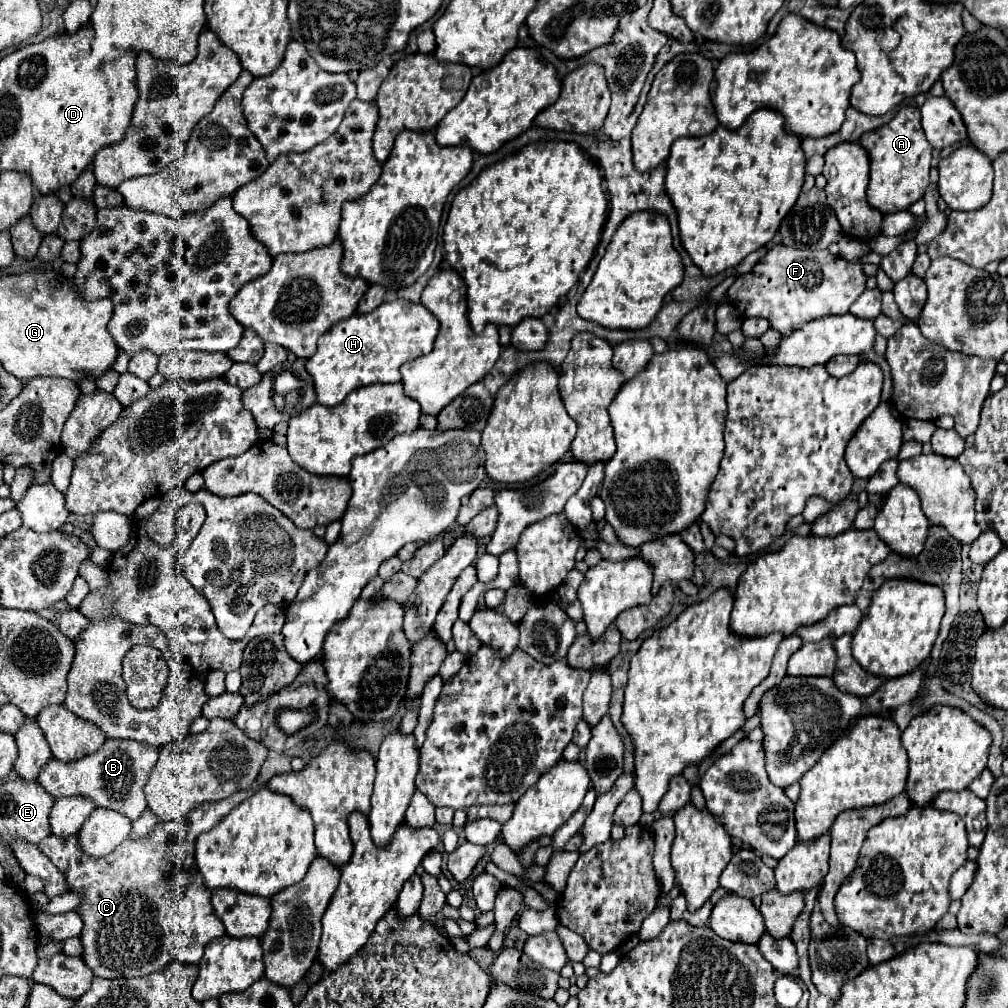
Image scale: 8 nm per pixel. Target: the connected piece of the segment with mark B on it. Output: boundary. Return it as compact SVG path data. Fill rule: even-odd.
M108 739L96 753L86 755L78 761L58 761L50 759L38 775L40 785L54 797L66 797L66 795L84 795L92 797L98 807L114 809L124 813L128 819L138 819L142 811L146 809L144 799L144 783L152 771L152 767L158 761L158 747L144 745L140 741L130 739Z

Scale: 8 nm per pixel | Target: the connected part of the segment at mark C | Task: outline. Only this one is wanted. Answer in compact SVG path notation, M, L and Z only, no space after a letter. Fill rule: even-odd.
M254 789L238 791L236 795L230 795L228 799L220 799L216 803L202 803L200 807L190 811L188 817L182 821L158 821L156 827L148 835L144 835L140 839L126 839L108 857L96 859L96 857L86 855L82 851L76 835L72 835L72 837L50 835L50 837L42 839L42 843L38 843L40 851L66 877L66 891L82 895L82 903L76 907L76 913L84 921L84 929L80 935L82 947L84 947L82 959L92 969L92 973L96 977L104 977L104 979L140 977L140 975L148 975L148 973L162 969L170 961L198 963L202 959L204 945L208 941L212 941L214 937L224 935L224 925L218 919L218 915L210 903L212 889L204 887L196 869L188 867L180 859L180 855L194 855L196 835L200 835L208 827L214 827L216 819L228 815L226 811L232 811L232 807L236 807L236 803L244 801L246 795L250 795L252 791Z

